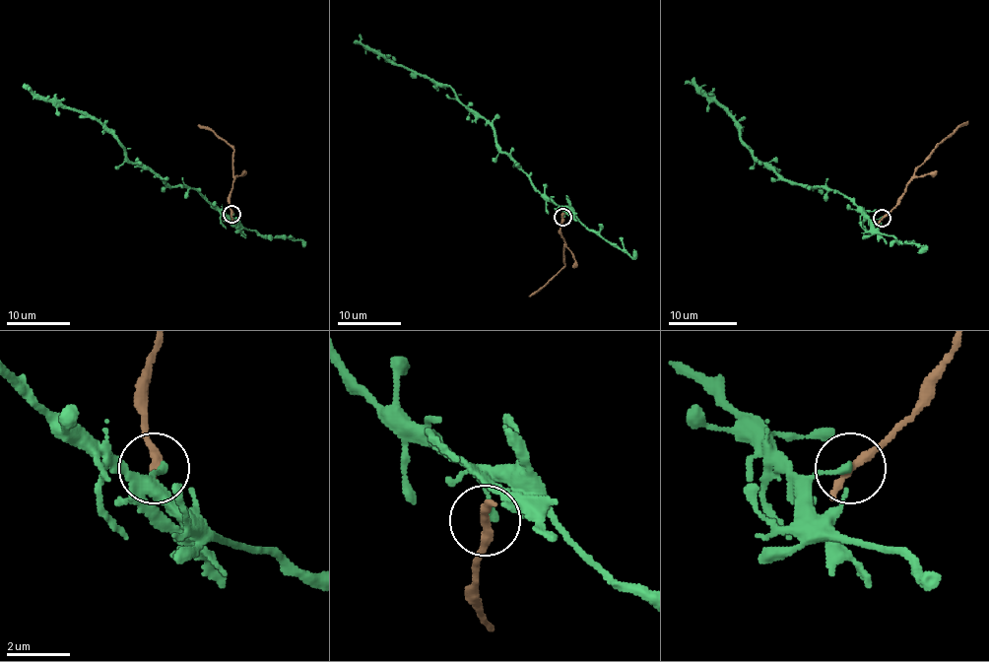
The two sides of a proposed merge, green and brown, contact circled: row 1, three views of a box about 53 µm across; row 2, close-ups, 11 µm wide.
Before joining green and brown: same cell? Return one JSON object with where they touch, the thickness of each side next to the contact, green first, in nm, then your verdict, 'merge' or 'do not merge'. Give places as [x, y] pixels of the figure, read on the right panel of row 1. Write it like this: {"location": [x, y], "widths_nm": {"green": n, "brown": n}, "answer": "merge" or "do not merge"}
{"location": [882, 218], "widths_nm": {"green": 200, "brown": 360}, "answer": "do not merge"}

